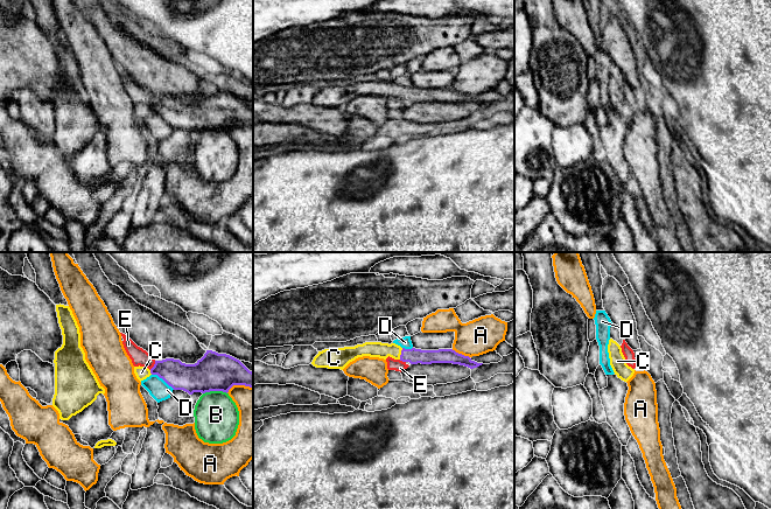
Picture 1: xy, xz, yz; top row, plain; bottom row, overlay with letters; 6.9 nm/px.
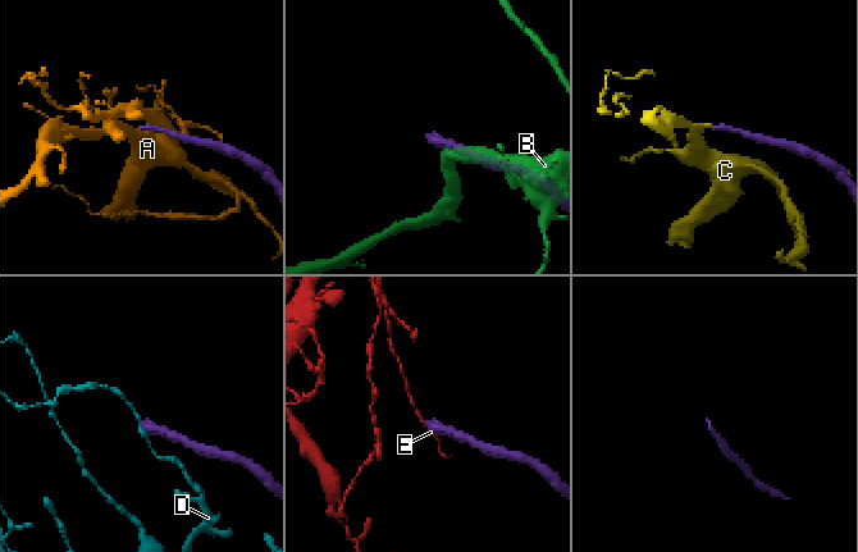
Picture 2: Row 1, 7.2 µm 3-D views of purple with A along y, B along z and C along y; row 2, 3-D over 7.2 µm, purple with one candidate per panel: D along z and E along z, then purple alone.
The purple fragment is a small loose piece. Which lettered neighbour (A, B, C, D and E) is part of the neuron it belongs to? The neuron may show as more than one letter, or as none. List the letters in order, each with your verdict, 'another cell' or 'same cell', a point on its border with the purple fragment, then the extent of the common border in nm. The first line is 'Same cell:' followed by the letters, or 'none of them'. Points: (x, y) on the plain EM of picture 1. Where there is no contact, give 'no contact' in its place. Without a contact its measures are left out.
Same cell: C
A: another cell; meets purple in xz at (461, 92); contact 140 nm long
B: another cell; meets purple in xy at (215, 129); contact 170 nm long
C: same cell; meets purple in xz at (401, 92); contact 80 nm long
D: another cell; meets purple in xy at (163, 118); contact 190 nm long
E: another cell; meets purple in xy at (154, 104); contact 80 nm long

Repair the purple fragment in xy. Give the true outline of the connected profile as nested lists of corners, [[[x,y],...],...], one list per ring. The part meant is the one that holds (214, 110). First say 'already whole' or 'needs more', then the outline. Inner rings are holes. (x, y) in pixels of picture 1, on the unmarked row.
needs more; [[[206,89],[195,103],[185,103],[180,98],[166,97],[155,99],[149,109],[145,105],[134,105],[134,112],[141,120],[150,113],[157,113],[174,128],[194,131],[223,130],[229,131],[233,124],[253,126],[253,111],[239,98]]]

